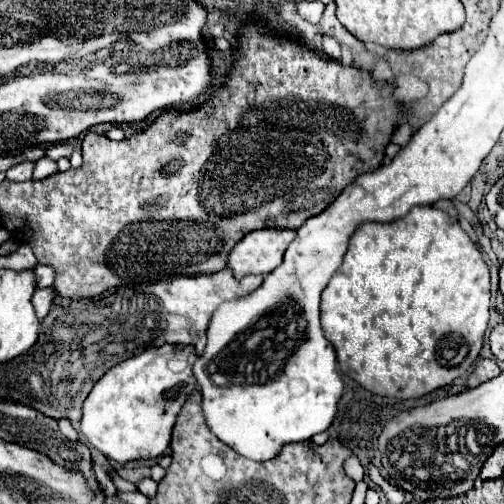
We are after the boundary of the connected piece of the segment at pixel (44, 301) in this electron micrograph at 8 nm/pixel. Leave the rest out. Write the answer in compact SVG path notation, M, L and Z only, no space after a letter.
M54 287L38 289L38 291L34 293L32 303L34 303L36 315L38 315L38 319L40 319L40 321L48 315L48 311L50 311L50 307L52 307L52 301L54 301Z

